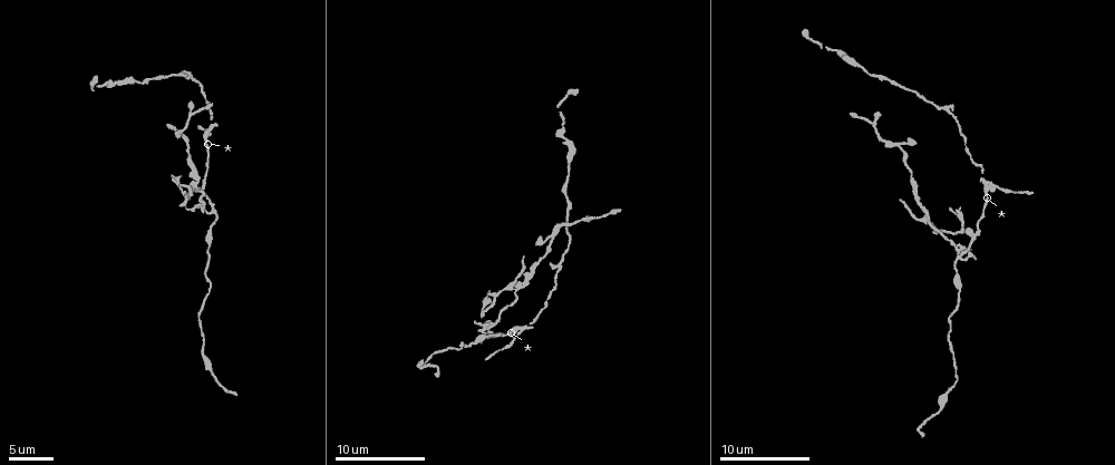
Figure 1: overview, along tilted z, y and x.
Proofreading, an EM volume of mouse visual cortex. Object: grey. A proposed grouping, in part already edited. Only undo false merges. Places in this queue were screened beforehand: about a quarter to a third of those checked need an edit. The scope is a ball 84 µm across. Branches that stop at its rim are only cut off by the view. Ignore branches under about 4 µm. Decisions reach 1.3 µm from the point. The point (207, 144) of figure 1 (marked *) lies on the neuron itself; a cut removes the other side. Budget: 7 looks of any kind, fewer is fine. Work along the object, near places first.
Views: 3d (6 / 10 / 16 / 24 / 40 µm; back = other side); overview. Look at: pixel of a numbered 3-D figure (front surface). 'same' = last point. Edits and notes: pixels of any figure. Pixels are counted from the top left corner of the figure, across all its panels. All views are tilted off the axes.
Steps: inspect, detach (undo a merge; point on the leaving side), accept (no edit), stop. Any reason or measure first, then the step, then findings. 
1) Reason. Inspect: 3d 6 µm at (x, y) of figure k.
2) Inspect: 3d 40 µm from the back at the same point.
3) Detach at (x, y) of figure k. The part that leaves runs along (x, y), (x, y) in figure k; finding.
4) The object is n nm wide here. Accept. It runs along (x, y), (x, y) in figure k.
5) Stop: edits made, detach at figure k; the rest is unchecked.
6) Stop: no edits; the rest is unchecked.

Inspect: 3d 10 µm at (993, 185) of figure 1.

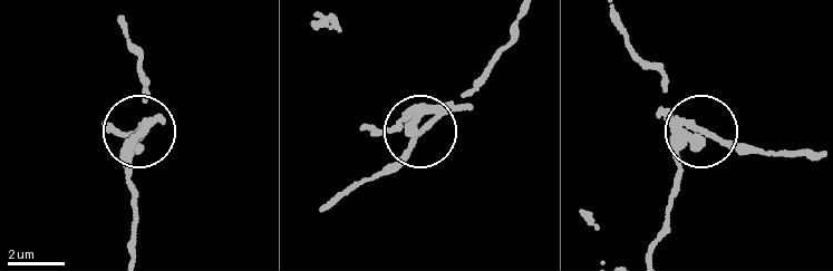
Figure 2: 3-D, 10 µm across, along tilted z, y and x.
The side arm is 5 µm long. Detach at (157, 113) of figure 2. The part that leaves runs along (680, 129), (764, 151), (819, 152) in figure 2; a second neuron is stuck on.

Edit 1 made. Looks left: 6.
Inspect: overview.

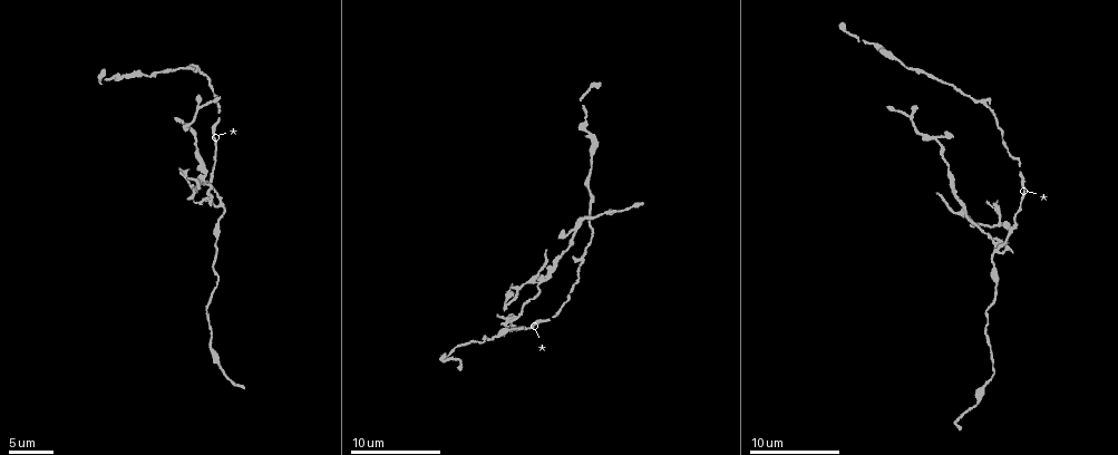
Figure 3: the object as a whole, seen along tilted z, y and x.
Thick turns thin. Inspect: 3d 10 µm at (589, 209) of figure 3.

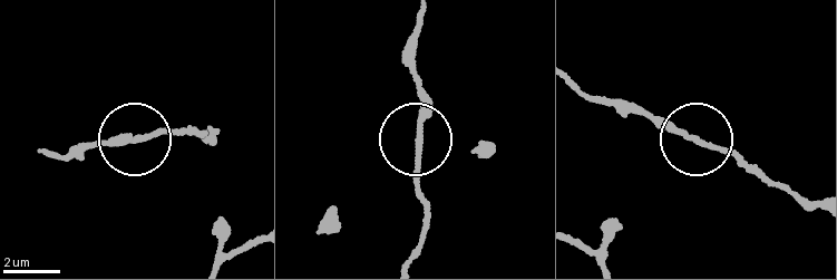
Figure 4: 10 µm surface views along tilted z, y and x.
Accept. Continuous, no second neuron.

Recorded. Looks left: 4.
Sudden change in width. Inspect: 3d 16 µm at (872, 43) of figure 3.

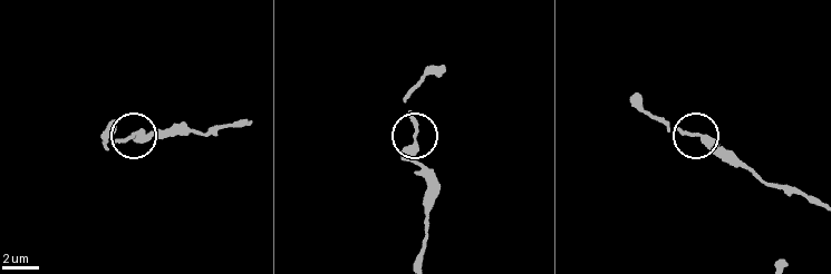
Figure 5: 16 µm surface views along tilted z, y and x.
The object is 310 nm wide here. Accept. It runs along (818, 203), (773, 187), (718, 157), (707, 140), (665, 124) in figure 5; one neuron here.

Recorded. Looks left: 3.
Stop: edits made, detach at figure 2; the rest is unchecked.

